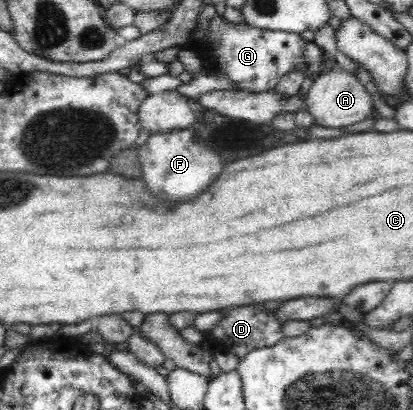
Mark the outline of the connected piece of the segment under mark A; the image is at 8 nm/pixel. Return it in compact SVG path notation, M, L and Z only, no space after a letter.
M341 67L318 76L310 85L304 103L304 108L314 118L314 125L325 128L349 127L375 115L375 107L366 88L356 76Z

